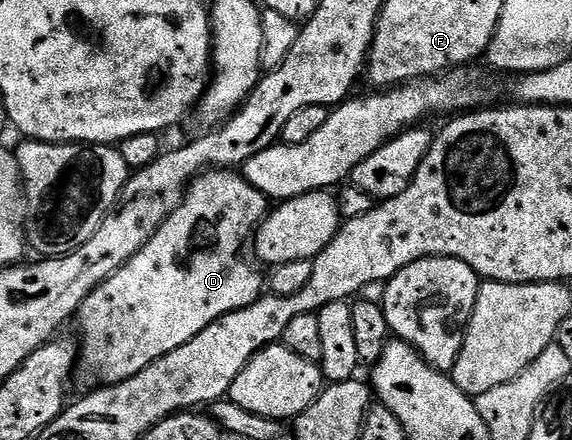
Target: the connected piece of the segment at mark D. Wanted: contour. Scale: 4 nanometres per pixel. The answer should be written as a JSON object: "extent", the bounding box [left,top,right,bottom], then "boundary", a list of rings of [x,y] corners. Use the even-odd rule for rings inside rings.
{"extent":[78,169,269,384],"boundary":[[[209,169],[196,176],[188,184],[183,203],[170,213],[154,237],[82,301],[78,320],[84,330],[84,344],[81,342],[78,347],[79,366],[84,366],[85,373],[97,379],[97,384],[121,383],[134,377],[134,373],[142,373],[146,365],[166,357],[166,353],[174,353],[178,345],[186,345],[218,317],[258,301],[266,291],[265,272],[256,271],[257,264],[247,263],[240,250],[247,239],[249,242],[255,236],[269,210],[268,196],[254,189],[239,170]]]}

